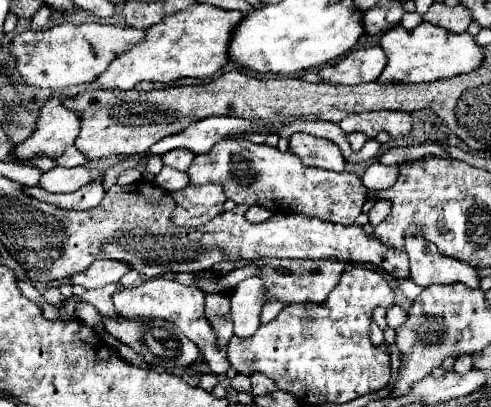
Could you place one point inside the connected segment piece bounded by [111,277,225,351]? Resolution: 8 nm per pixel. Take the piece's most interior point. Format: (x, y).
(160, 298)

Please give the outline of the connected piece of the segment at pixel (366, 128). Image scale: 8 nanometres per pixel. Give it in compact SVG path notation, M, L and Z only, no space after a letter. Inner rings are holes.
M369 111L359 115L349 115L341 123L345 133L363 131L373 139L379 131L387 131L391 137L405 137L411 131L411 115L405 111Z

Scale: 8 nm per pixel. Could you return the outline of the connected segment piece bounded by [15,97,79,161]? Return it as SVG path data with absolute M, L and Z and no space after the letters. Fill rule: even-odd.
M63 97L49 99L41 107L35 131L15 147L19 161L35 161L39 155L55 159L75 143L75 137L79 135L79 119L73 111L65 109L61 101Z

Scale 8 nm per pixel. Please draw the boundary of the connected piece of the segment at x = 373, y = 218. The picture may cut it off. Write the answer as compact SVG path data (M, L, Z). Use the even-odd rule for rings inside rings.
M377 201L371 211L369 211L369 225L379 225L381 221L385 221L385 217L389 215L389 209L391 209L391 203L389 201Z

